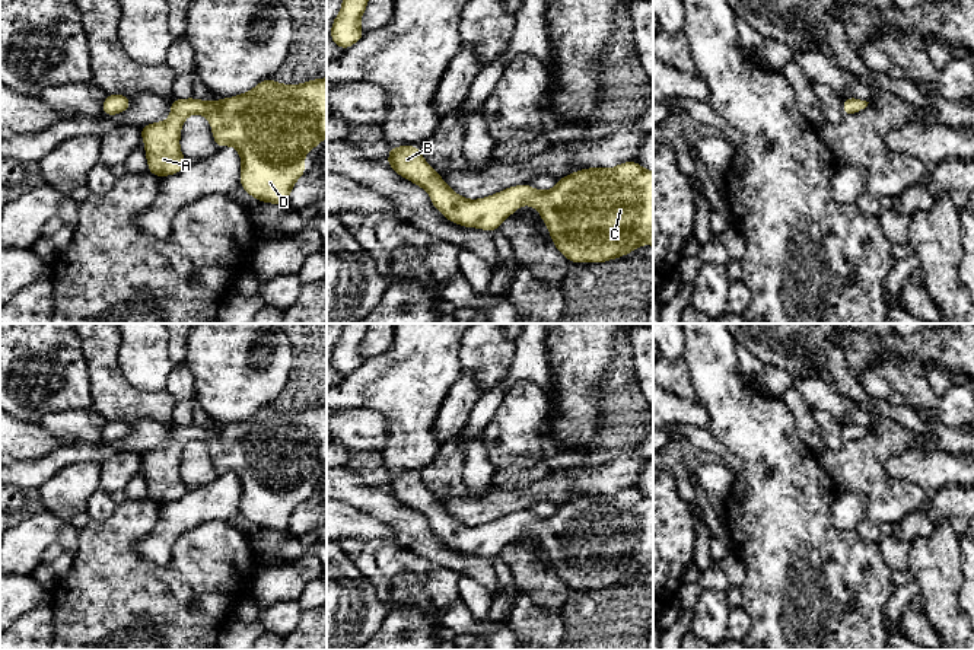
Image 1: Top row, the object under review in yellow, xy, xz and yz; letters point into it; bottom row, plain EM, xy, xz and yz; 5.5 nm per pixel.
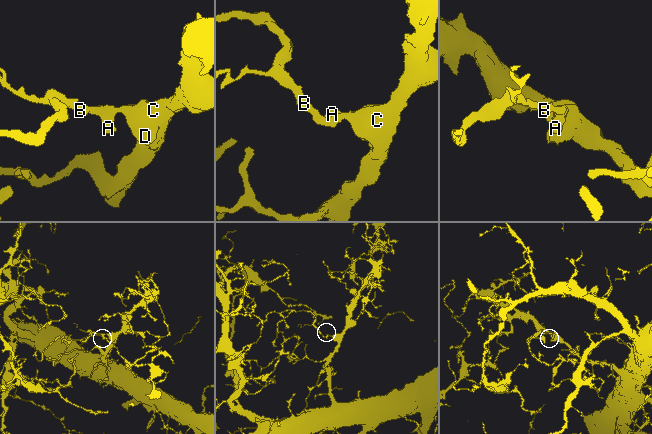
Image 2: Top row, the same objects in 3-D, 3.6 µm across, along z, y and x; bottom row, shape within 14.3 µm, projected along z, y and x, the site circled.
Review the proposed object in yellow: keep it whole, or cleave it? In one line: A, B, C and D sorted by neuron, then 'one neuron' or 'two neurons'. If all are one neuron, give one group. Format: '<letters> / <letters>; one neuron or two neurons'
A B C D; one neuron

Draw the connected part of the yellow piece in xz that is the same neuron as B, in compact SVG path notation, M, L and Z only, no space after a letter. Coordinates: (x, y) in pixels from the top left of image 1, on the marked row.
M416 146L389 147L386 163L402 178L424 188L432 204L451 222L464 227L494 232L521 205L534 205L547 224L556 248L570 262L605 262L630 254L642 243L653 246L653 172L634 160L615 168L576 171L557 181L551 191L538 191L526 184L506 188L491 197L467 200L453 192L427 165Z

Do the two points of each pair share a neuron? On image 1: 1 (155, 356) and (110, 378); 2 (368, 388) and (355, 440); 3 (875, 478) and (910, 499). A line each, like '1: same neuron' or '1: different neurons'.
1: different neurons
2: different neurons
3: same neuron

